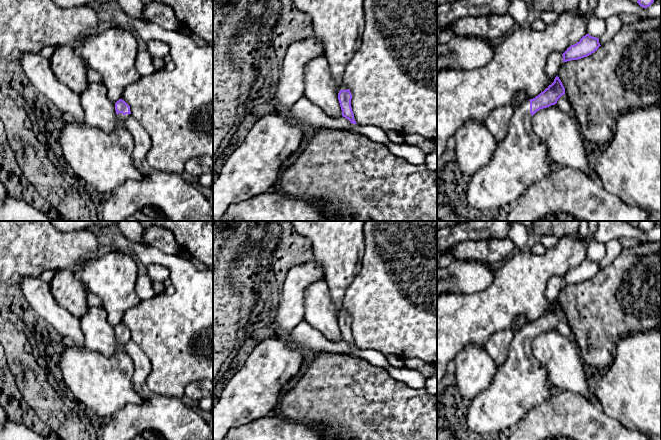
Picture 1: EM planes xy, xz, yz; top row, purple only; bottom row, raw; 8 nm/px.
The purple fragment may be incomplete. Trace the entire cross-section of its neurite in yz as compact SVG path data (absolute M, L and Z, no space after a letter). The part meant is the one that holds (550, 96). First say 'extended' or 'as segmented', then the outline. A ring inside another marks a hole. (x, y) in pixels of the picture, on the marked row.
extended; M556 76L554 82L543 92L526 100L514 110L506 137L498 143L489 162L470 177L466 191L468 205L486 215L492 214L504 206L511 205L521 193L553 171L547 147L533 132L531 120L537 111L555 105L564 94L565 88Z

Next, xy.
extended; M119 99L115 103L115 110L118 126L112 132L106 133L99 128L89 128L72 121L63 125L59 138L63 156L77 181L87 185L91 192L105 196L129 180L140 180L144 177L134 165L134 140L126 128L126 120L131 116L130 106Z

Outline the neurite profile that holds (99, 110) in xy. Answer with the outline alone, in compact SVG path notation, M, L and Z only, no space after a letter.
M89 83L80 97L87 127L110 133L118 126L115 103L109 99L103 83Z

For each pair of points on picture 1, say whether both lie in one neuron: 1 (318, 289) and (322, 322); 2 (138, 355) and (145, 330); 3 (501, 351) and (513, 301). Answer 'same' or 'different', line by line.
1: same
2: different
3: different

